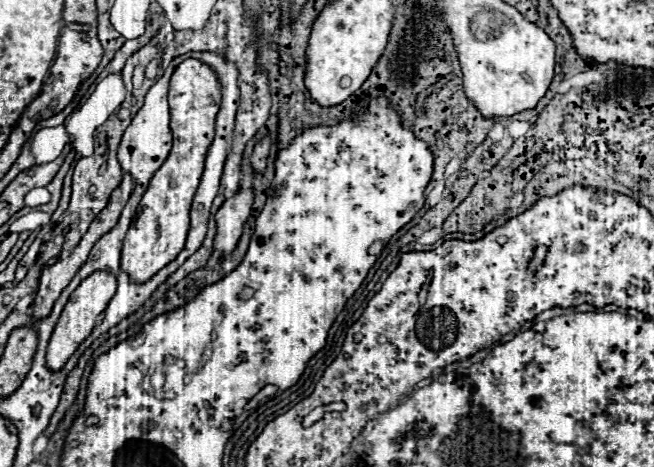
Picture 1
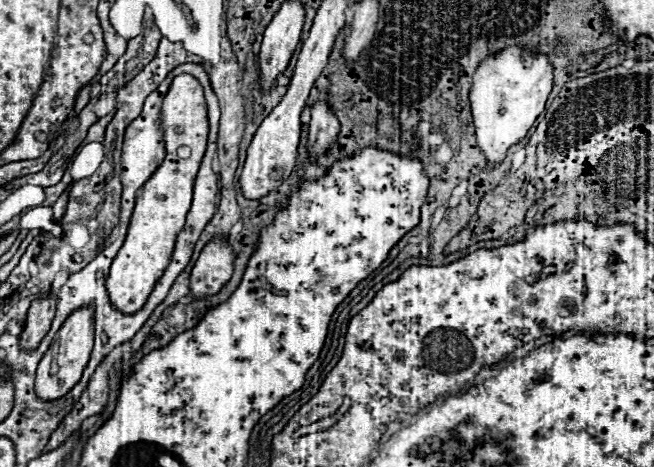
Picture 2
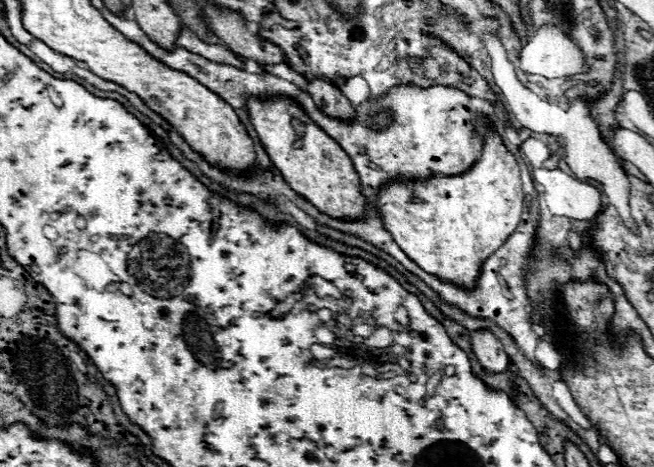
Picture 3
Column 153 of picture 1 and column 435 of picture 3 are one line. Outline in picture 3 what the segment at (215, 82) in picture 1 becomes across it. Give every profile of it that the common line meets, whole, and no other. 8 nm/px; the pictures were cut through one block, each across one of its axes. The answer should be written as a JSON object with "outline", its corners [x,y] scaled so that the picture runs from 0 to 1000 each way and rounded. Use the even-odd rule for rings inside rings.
{"outline":[[[743,274],[734,283],[743,291],[737,338],[713,373],[664,377],[642,394],[602,390],[578,428],[590,493],[627,557],[648,582],[706,621],[728,617],[743,552],[789,493],[801,441],[795,360],[786,334],[771,317],[761,287],[743,283]]]}

